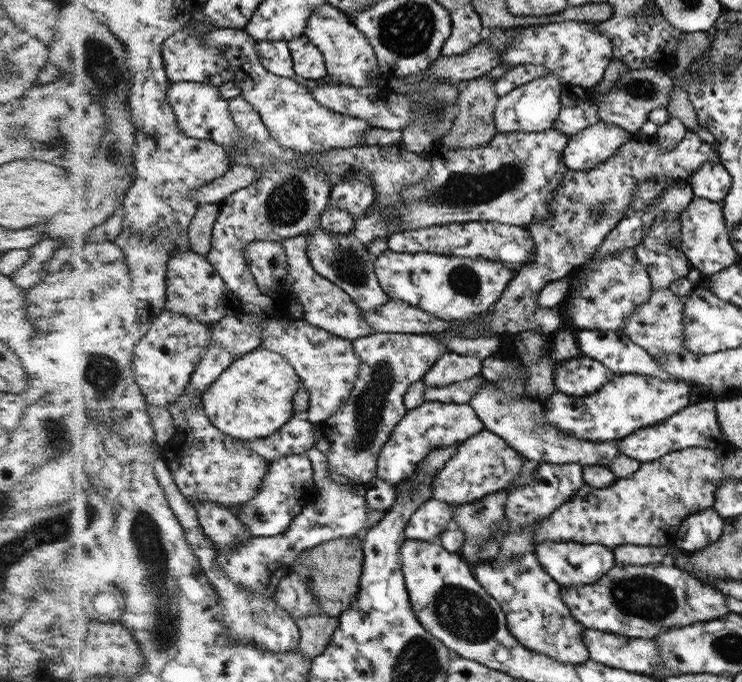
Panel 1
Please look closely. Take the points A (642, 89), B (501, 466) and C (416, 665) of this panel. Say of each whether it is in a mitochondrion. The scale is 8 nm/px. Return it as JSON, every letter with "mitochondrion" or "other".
{"A":"mitochondrion","B":"mitochondrion","C":"mitochondrion"}

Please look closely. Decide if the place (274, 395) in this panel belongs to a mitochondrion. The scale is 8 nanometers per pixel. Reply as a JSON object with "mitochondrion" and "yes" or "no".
{"mitochondrion":"no"}

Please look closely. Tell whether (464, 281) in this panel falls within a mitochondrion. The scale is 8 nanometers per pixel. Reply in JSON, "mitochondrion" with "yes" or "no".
{"mitochondrion":"yes"}

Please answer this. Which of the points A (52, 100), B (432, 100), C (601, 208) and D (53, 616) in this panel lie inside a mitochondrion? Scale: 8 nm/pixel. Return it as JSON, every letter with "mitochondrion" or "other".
{"A":"other","B":"mitochondrion","C":"mitochondrion","D":"other"}

